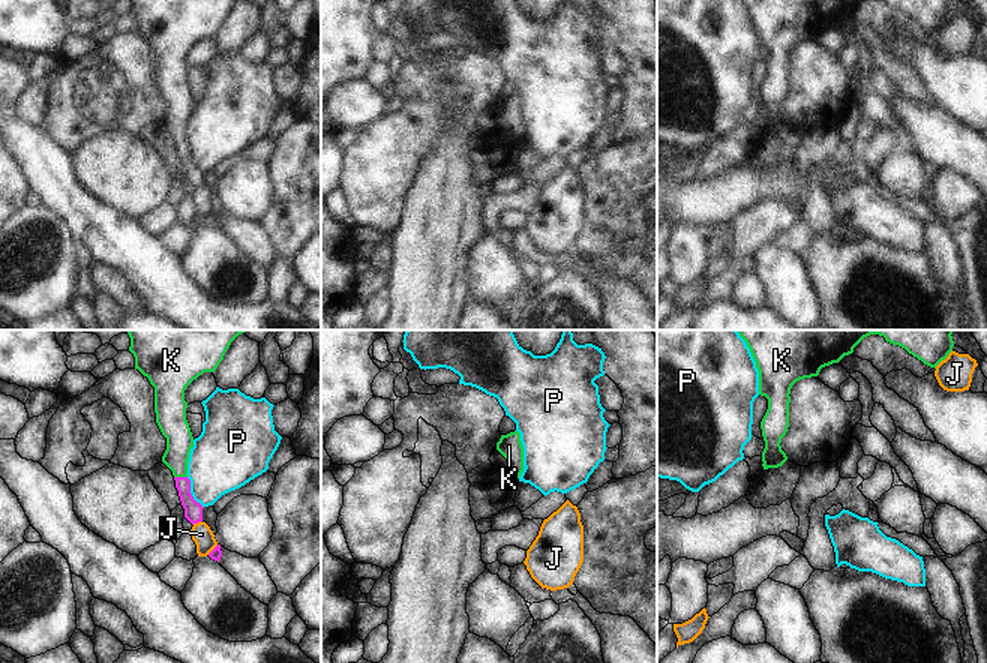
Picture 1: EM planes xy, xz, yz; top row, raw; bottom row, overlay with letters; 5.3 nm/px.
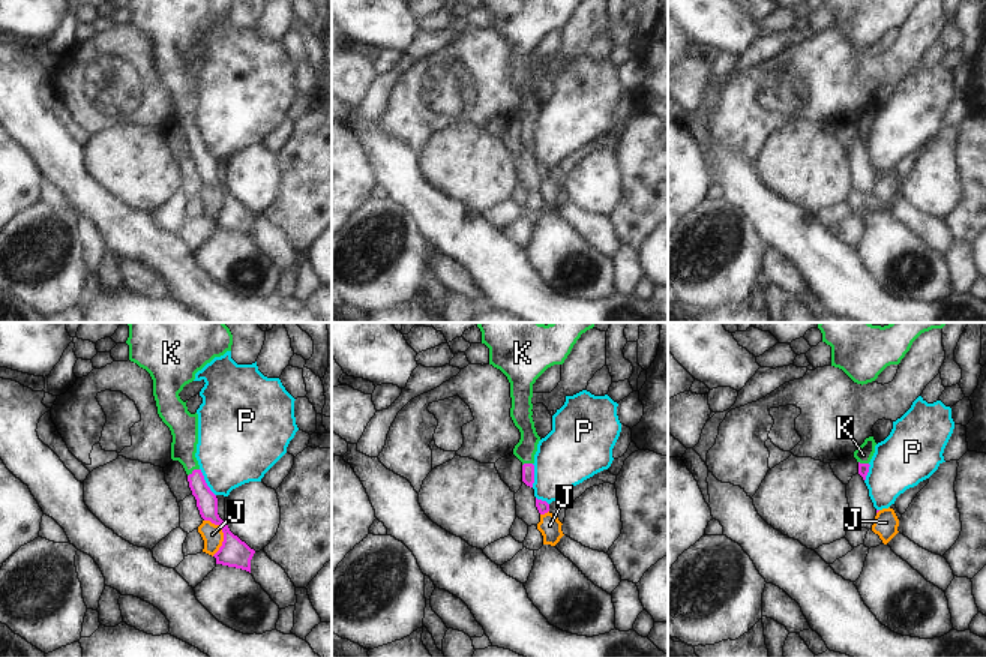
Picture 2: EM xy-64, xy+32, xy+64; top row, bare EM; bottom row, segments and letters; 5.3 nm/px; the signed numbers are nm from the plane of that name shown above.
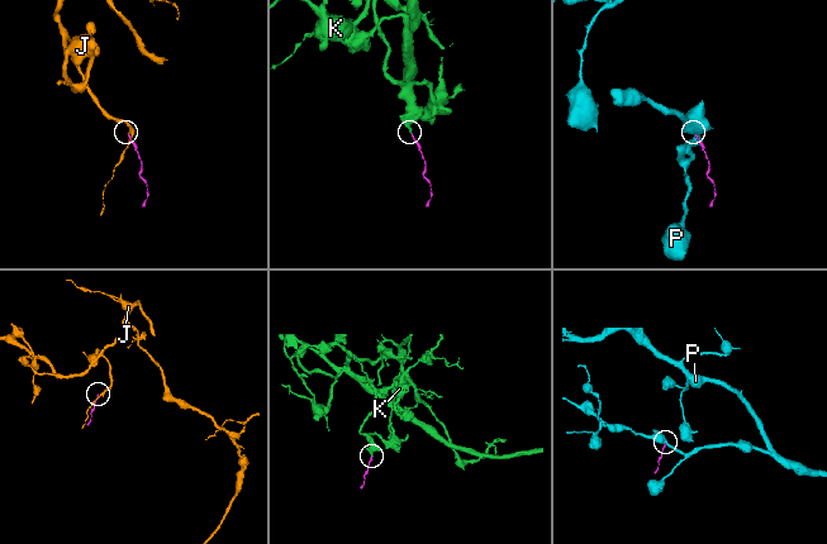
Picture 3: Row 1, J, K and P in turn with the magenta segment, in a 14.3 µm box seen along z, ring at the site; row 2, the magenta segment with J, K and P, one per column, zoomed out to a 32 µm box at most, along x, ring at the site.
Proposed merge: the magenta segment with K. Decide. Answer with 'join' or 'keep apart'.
join

